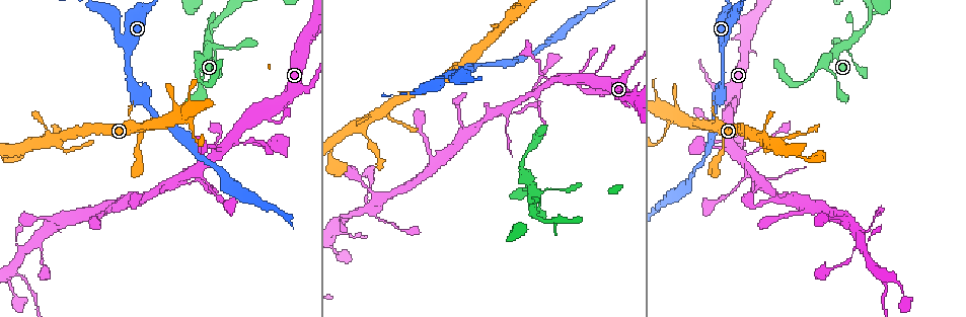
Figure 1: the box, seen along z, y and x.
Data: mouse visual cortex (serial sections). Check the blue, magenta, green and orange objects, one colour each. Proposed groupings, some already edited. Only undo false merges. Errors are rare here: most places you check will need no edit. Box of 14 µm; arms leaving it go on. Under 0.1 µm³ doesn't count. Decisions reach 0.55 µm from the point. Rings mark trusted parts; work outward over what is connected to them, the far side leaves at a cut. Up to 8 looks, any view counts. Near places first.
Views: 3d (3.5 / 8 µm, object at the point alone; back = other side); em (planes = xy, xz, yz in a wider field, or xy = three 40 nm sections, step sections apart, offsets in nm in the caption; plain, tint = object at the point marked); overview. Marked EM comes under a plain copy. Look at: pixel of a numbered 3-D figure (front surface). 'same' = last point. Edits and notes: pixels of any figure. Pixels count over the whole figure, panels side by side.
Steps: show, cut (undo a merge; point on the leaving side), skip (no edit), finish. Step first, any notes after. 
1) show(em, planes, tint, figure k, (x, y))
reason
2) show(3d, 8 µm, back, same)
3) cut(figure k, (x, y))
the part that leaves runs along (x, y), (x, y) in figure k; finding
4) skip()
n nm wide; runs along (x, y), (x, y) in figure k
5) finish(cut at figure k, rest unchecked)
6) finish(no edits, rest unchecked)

show(3d, 8 µm, figure 1, (128, 53))

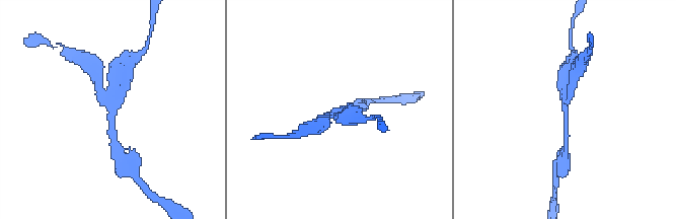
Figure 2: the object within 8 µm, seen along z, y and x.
show(3d, 3.5 µm, figure 2, (111, 108))
zoom in

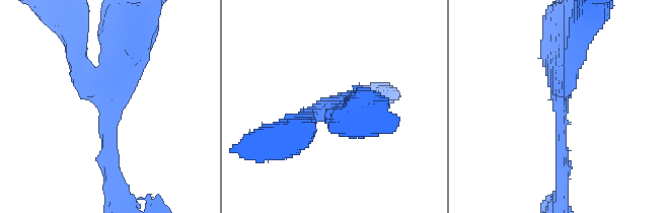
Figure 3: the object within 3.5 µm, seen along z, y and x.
show(em, xy, step 3, tint, figure 3, (111, 106))
3 arms; arms of 200, 250, 350 nm; need the tissue

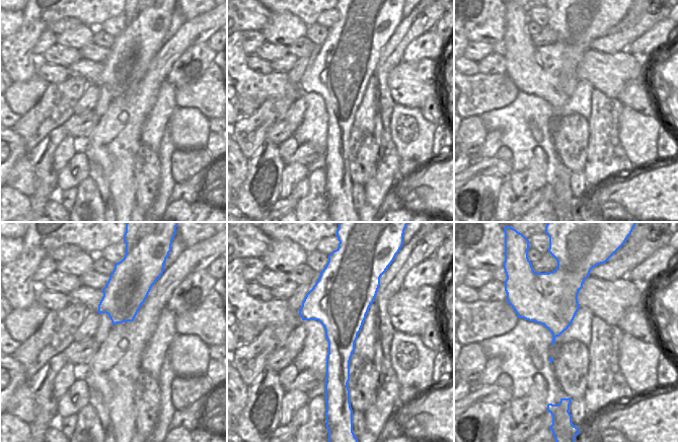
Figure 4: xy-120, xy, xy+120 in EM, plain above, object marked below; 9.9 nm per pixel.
skip()
runs along (134, 45), (113, 79), (113, 179) in figure 3; one cell here

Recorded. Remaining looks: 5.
show(3d, 3.5 µm, figure 1, (708, 124))

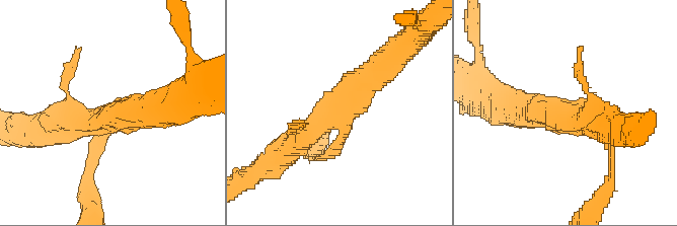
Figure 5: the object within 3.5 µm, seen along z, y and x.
show(em, xy, step 1, tint, figure 5, (332, 114))
3 arms; arms of 150, 400, 450 nm

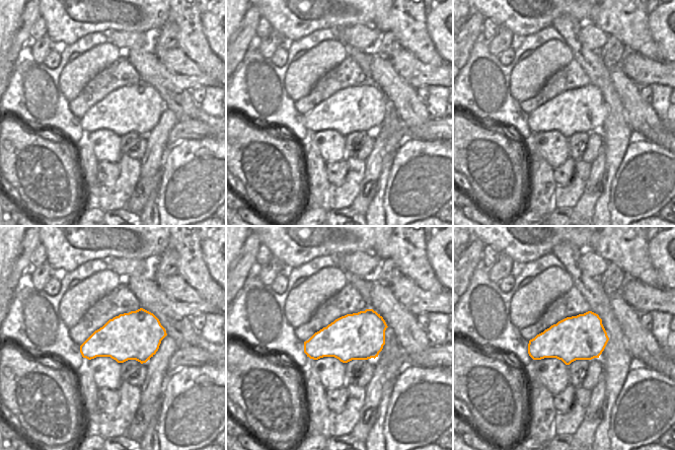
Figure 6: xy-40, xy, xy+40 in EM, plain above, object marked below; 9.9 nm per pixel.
skip()
runs along (277, 159), (352, 100), (379, 69) in figure 5; continuous, no second cell

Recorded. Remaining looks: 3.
show(3d, 8 µm, figure 1, (230, 137))

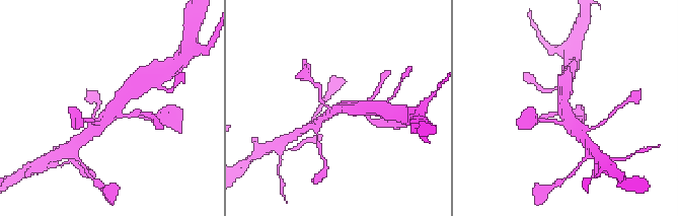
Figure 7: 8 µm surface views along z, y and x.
show(em, xy, step 1, tint, figure 7, (566, 109))
3 arms; arms of 150, 350, 450 nm

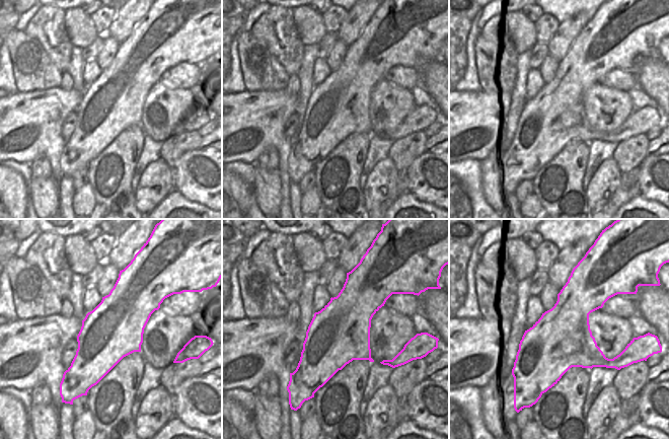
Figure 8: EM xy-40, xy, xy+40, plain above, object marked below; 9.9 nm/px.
skip()
all the same cell

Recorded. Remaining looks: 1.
finish(no edits, rest unchecked)

